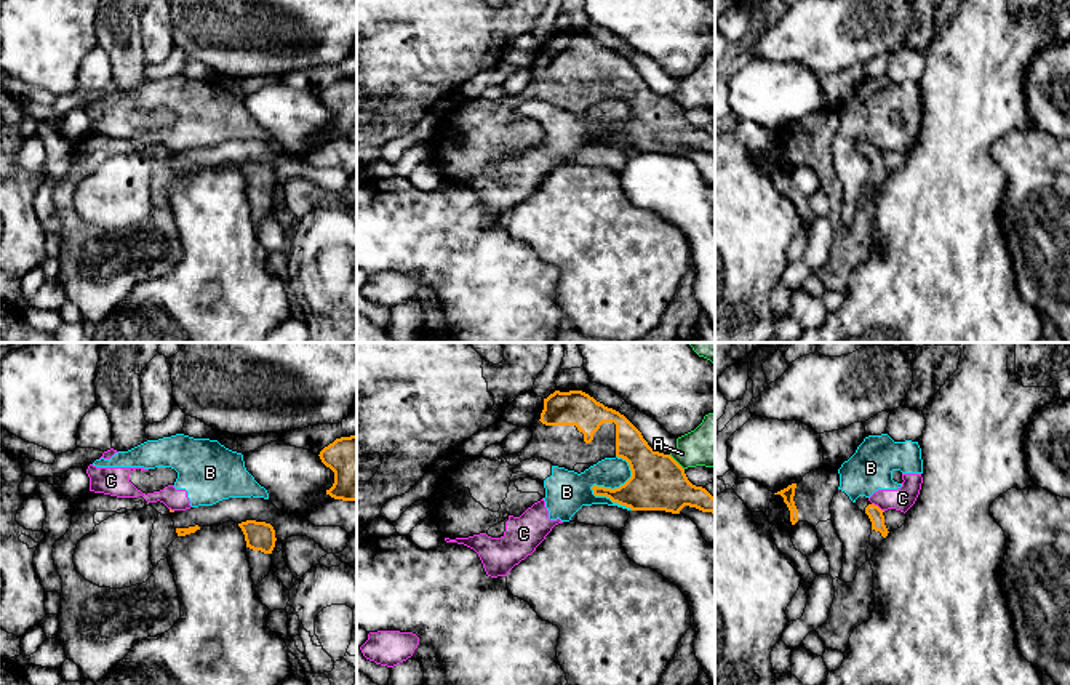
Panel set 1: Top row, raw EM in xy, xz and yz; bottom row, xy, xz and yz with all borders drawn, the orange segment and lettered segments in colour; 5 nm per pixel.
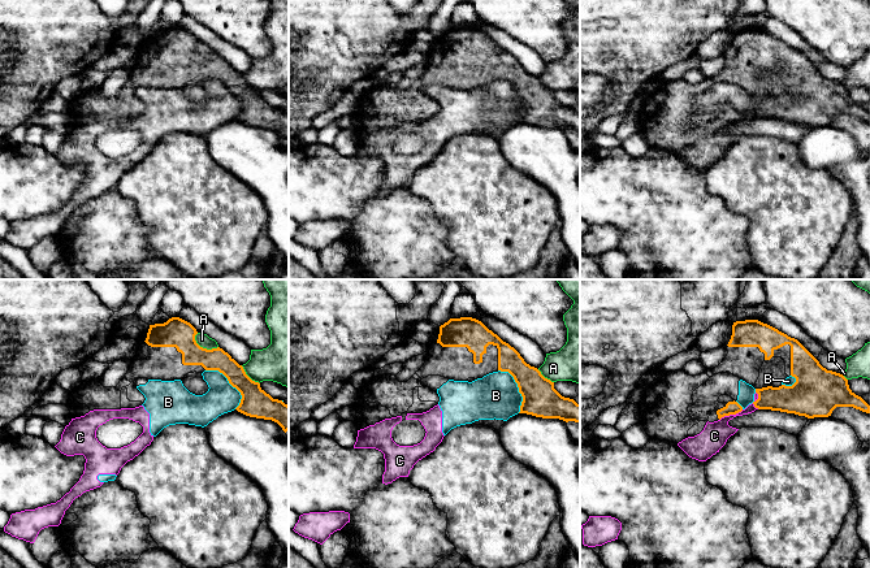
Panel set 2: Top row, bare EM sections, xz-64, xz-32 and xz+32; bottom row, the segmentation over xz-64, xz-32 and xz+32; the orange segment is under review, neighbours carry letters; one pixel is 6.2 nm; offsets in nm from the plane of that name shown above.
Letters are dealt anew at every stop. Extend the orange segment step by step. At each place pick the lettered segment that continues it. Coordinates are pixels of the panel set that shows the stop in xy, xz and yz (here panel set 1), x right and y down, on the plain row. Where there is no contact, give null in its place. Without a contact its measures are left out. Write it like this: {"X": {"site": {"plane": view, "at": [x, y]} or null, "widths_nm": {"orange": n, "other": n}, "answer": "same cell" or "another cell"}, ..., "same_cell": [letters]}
{"A": {"site": {"plane": "xz", "at": [677, 104]}, "widths_nm": {"orange": 280, "other": 240}, "answer": "another cell"}, "B": {"site": {"plane": "xz", "at": [600, 128]}, "widths_nm": {"orange": 220, "other": 220}, "answer": "another cell"}, "C": {"site": {"plane": "yz", "at": [877, 148]}, "widths_nm": {"orange": 80, "other": 120}, "answer": "another cell"}, "same_cell": []}

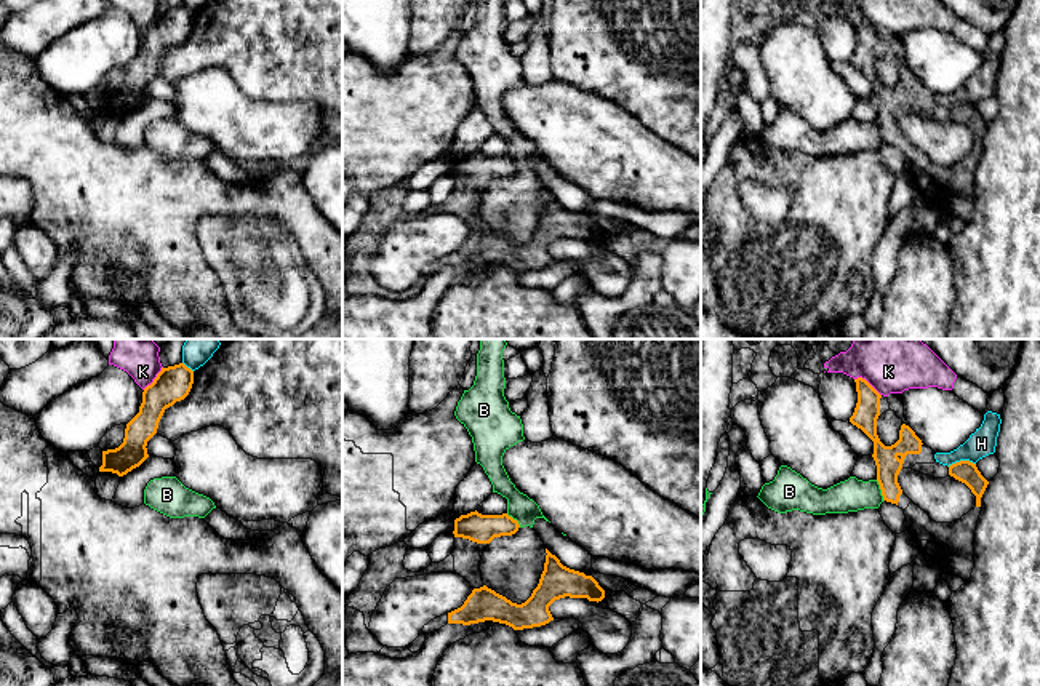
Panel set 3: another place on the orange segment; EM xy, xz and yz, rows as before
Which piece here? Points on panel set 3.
{"B": {"site": {"plane": "yz", "at": [880, 130]}, "widths_nm": {"orange": 130, "other": 170}, "answer": "another cell"}, "H": {"site": {"plane": "yz", "at": [960, 103]}, "widths_nm": {"orange": 120, "other": 140}, "answer": "another cell"}, "K": {"site": {"plane": "yz", "at": [868, 24]}, "widths_nm": {"orange": 130, "other": 180}, "answer": "another cell"}, "same_cell": []}

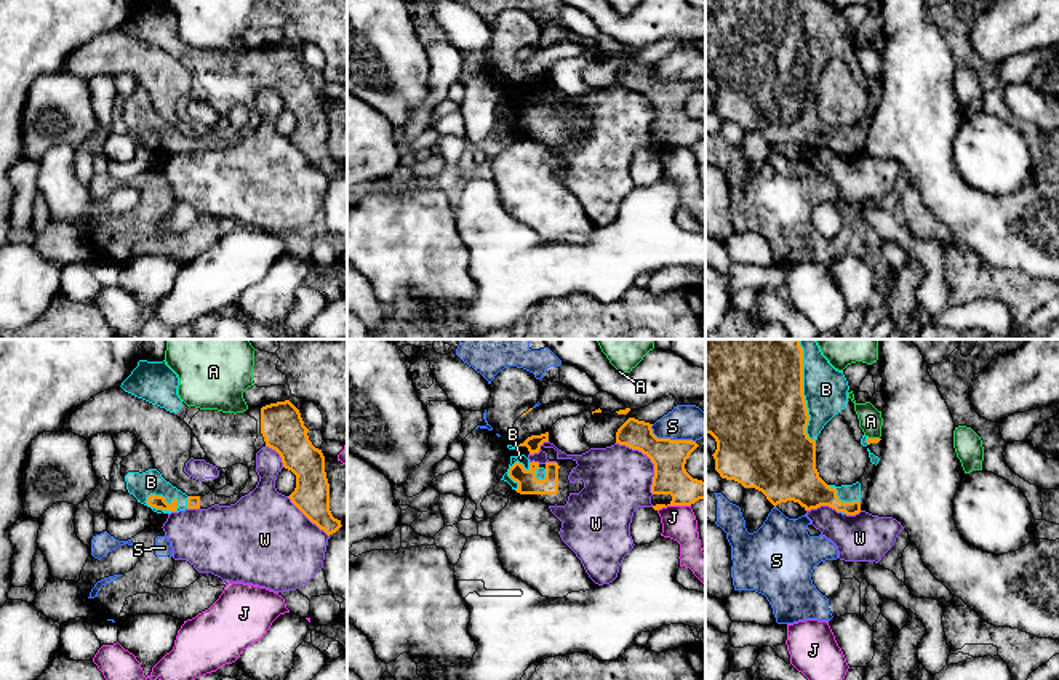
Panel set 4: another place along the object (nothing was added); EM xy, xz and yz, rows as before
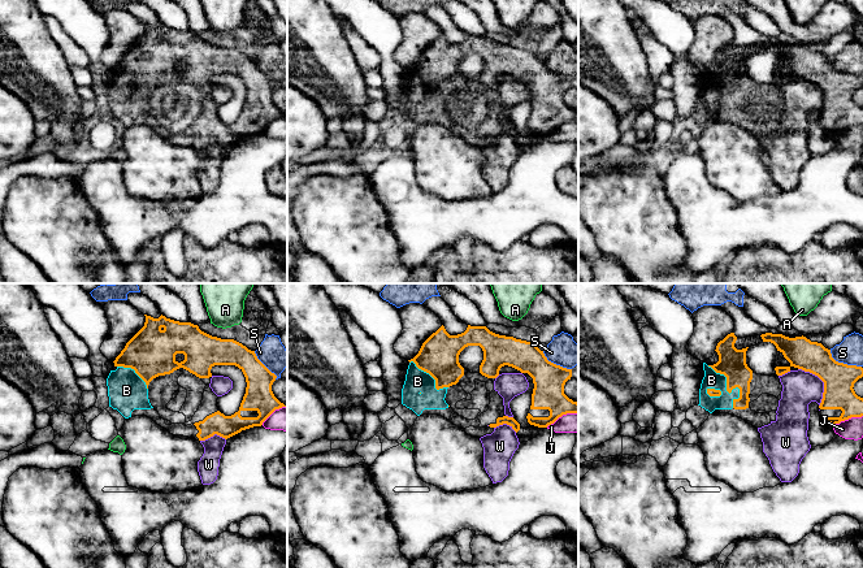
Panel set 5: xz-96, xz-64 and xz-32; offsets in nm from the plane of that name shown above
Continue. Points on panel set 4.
{"A": {"site": {"plane": "yz", "at": [874, 80]}, "widths_nm": {"orange": 30, "other": 120}, "answer": "another cell"}, "B": {"site": {"plane": "yz", "at": [805, 42]}, "widths_nm": {"orange": 500, "other": 220}, "answer": "same cell"}, "J": {"site": {"plane": "xz", "at": [674, 146]}, "widths_nm": {"orange": 180, "other": 180}, "answer": "another cell"}, "S": {"site": {"plane": "xz", "at": [669, 80]}, "widths_nm": {"orange": 180, "other": 180}, "answer": "another cell"}, "W": {"site": {"plane": "xz", "at": [650, 100]}, "widths_nm": {"orange": 180, "other": 340}, "answer": "another cell"}, "same_cell": ["B"]}

